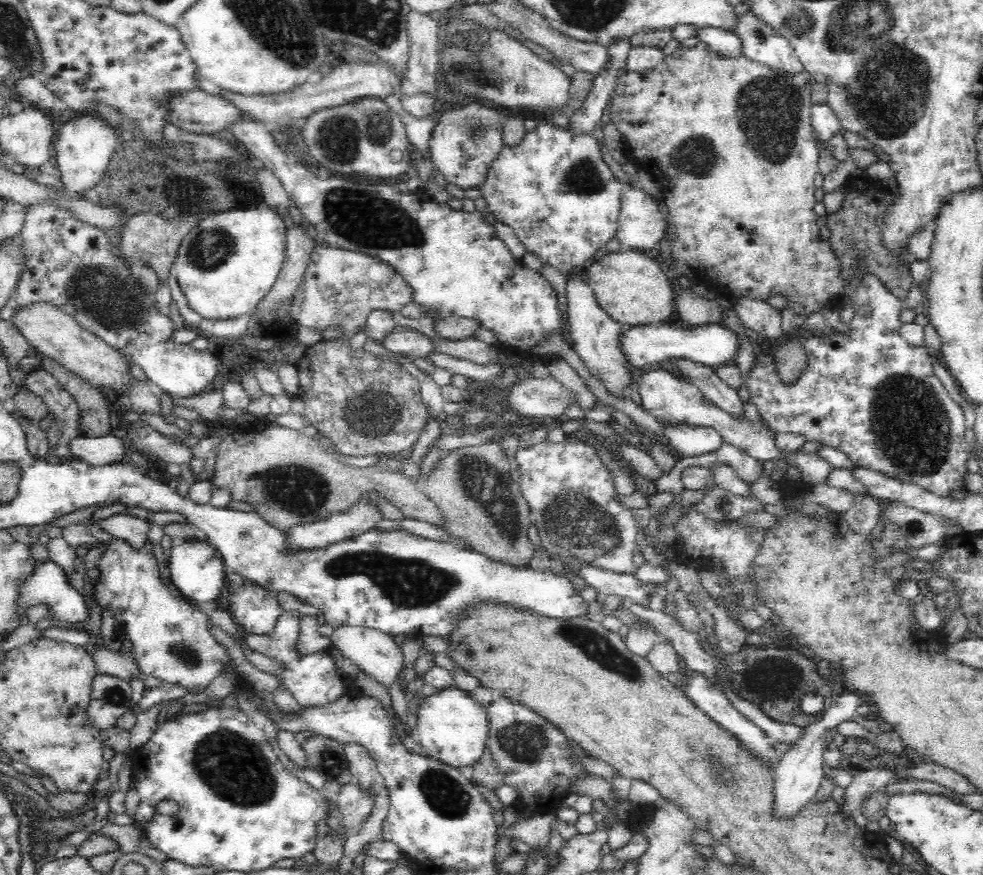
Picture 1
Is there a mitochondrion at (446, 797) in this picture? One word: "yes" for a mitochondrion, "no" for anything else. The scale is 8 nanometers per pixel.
yes

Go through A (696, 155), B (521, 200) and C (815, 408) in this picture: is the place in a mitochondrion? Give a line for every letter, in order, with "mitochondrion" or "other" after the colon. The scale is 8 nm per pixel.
A: mitochondrion
B: other
C: other

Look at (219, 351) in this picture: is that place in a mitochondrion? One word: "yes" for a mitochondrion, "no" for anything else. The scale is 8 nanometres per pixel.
no

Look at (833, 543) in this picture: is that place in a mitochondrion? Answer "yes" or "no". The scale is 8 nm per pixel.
no

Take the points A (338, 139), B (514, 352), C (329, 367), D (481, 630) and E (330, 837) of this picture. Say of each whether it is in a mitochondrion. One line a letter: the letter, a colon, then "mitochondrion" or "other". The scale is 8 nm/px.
A: mitochondrion
B: other
C: other
D: other
E: other

